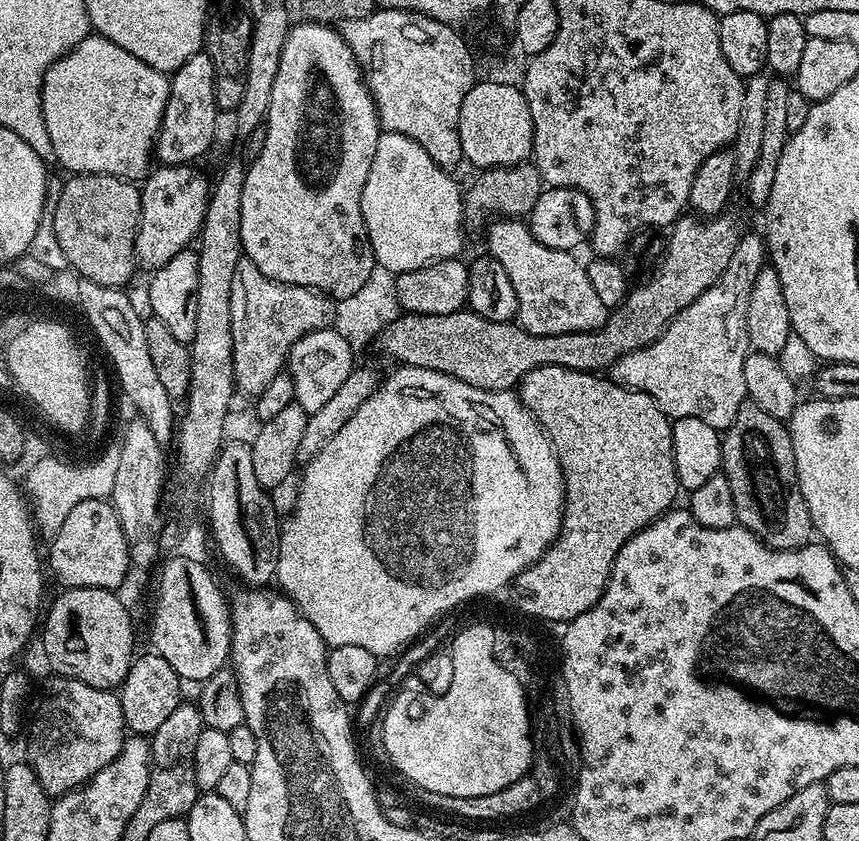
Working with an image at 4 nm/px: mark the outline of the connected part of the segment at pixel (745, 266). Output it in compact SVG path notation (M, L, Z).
M741 235L734 258L730 266L722 274L722 278L710 290L698 294L694 302L683 308L667 326L658 339L634 350L630 354L622 354L610 366L611 383L621 388L633 388L636 392L645 392L659 408L672 420L682 418L702 418L710 426L718 430L729 428L734 422L734 414L748 400L746 377L742 374L742 366L746 366L746 358L750 351L748 331L746 330L746 306L750 306L750 290L754 286L754 278L766 266L766 241L763 235Z

